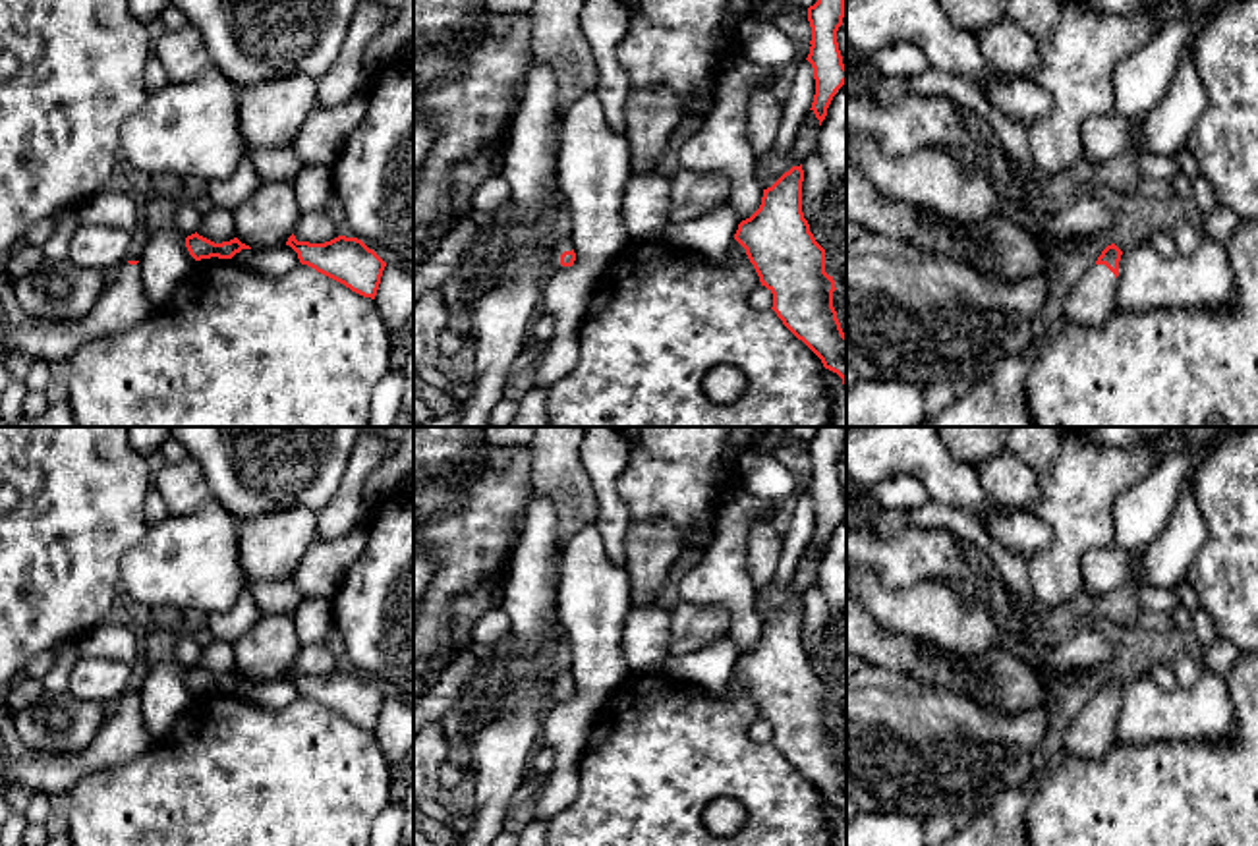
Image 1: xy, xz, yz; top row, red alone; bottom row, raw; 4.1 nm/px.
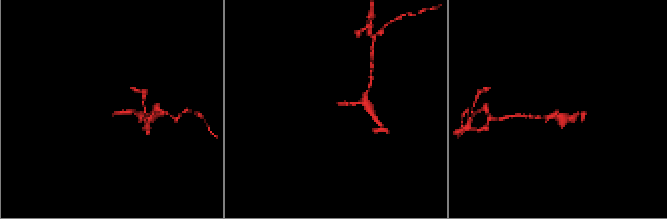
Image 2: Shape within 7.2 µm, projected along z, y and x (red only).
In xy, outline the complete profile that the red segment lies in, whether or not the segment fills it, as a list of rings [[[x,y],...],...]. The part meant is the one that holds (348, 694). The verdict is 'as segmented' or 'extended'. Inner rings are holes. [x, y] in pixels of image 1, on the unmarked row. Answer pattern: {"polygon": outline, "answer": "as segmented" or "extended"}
{"polygon": [[[338,668],[325,676],[286,674],[301,697],[344,717],[352,724],[375,732],[386,695],[357,670]]], "answer": "as segmented"}

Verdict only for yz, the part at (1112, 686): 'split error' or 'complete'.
split error

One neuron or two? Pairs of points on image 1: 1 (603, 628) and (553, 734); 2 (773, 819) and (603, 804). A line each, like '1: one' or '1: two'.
1: one
2: one

